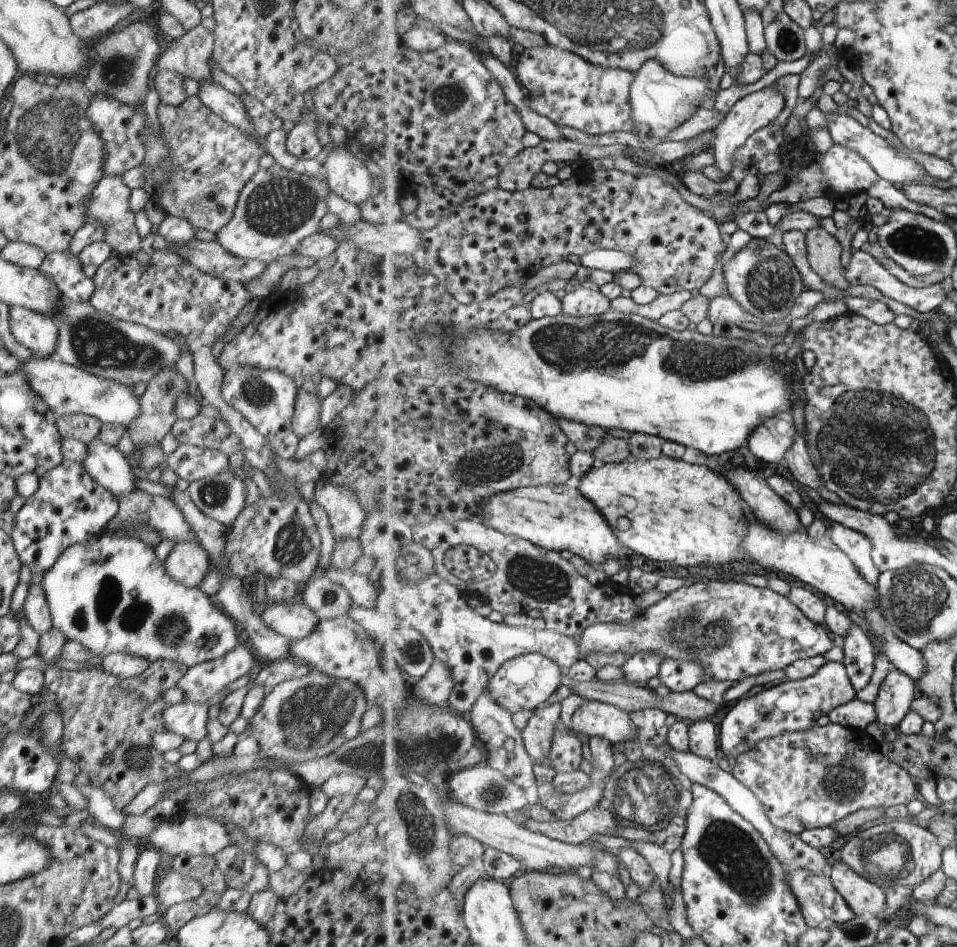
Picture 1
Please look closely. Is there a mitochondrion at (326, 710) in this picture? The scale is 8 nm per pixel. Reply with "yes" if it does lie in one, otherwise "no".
yes

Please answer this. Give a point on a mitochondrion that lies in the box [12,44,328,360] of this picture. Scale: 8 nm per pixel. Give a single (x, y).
(47, 135)

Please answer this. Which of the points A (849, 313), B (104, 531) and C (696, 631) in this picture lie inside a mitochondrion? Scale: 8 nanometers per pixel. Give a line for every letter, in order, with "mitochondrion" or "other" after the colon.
A: other
B: other
C: mitochondrion

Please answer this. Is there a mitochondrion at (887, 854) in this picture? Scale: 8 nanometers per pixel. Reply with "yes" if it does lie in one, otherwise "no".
yes

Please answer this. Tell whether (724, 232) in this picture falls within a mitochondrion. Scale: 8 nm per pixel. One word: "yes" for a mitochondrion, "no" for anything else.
no

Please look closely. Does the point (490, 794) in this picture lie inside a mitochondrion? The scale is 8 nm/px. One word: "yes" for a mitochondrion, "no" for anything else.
yes

